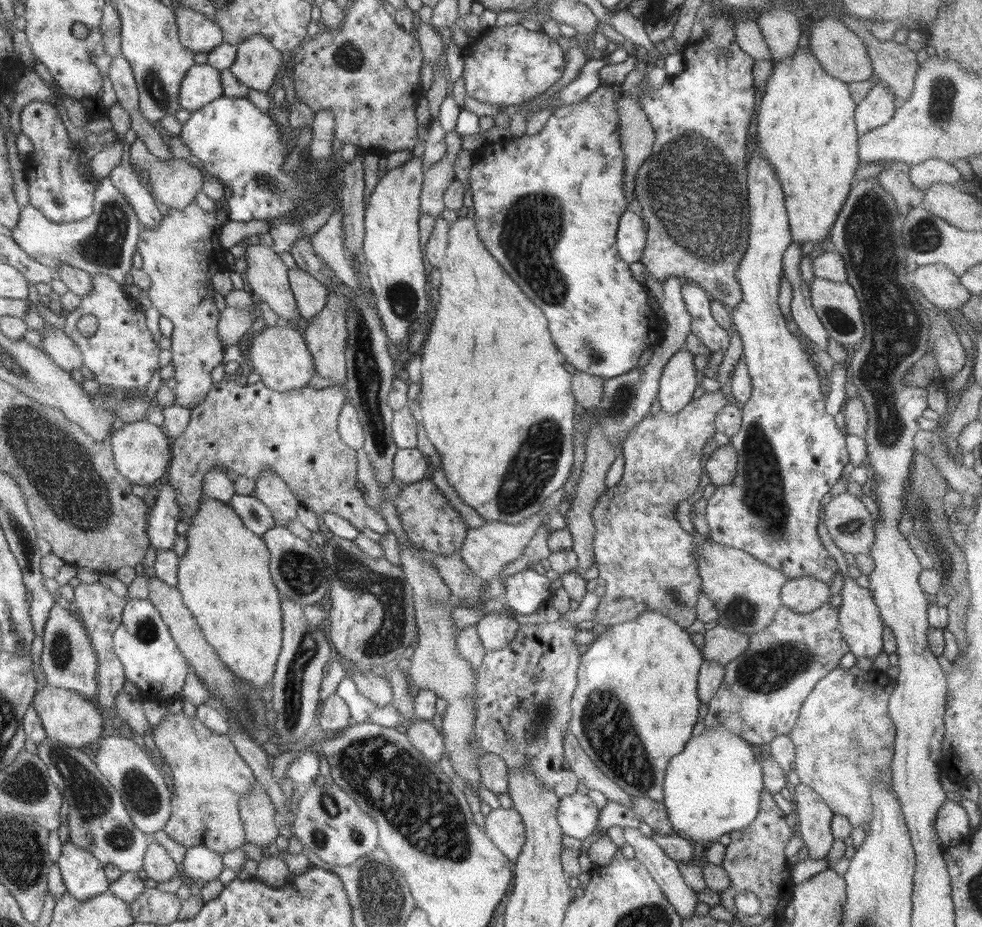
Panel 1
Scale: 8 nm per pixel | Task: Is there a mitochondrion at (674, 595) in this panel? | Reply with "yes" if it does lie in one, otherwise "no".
yes

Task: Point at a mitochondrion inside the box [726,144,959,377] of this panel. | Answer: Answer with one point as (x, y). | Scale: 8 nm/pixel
(925, 237)

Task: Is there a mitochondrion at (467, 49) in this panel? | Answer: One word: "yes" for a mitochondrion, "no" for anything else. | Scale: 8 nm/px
no

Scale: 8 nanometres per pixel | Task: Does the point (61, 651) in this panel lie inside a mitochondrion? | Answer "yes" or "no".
yes

